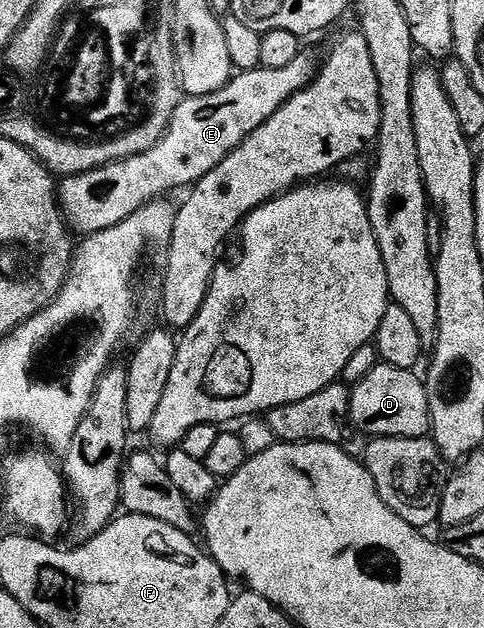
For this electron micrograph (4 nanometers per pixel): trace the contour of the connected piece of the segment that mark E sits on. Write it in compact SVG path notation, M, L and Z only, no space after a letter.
M301 51L297 59L293 59L293 63L285 67L260 67L253 71L236 72L231 81L225 83L221 91L213 91L213 95L184 96L173 111L166 131L161 135L161 139L157 139L157 143L153 143L153 147L132 157L110 161L109 164L97 167L93 171L74 173L72 177L62 178L58 182L59 210L63 213L68 230L75 235L90 235L105 231L109 227L117 227L117 223L129 219L129 215L133 215L151 201L166 198L171 195L167 193L173 192L174 189L186 190L194 185L205 175L209 175L209 171L213 171L213 167L217 167L221 159L225 159L245 139L249 139L249 135L253 135L253 131L257 131L261 123L273 119L273 115L277 115L277 111L281 111L281 107L289 99L293 99L293 95L300 93L315 80L316 72L317 61L314 61L307 51Z

